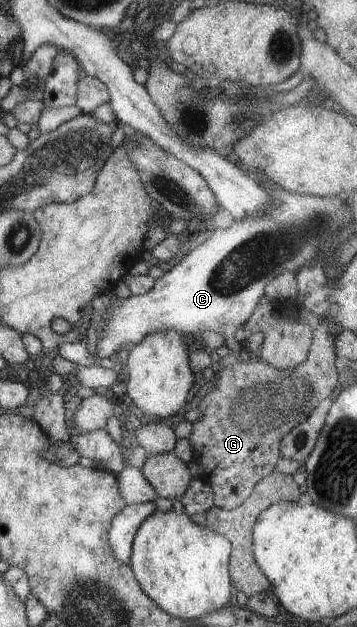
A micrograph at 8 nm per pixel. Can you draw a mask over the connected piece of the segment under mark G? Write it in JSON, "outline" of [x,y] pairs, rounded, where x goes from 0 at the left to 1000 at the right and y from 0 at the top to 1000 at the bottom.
{"outline":[[[896,510],[891,522],[874,526],[874,542],[854,576],[812,592],[768,589],[742,577],[675,577],[641,582],[608,595],[591,624],[555,643],[563,668],[538,675],[529,707],[541,715],[543,735],[569,751],[566,761],[591,775],[597,802],[613,812],[661,810],[706,785],[709,775],[745,758],[768,751],[765,743],[784,730],[787,699],[838,673],[854,671],[860,660],[902,636],[936,628],[947,611],[936,565],[936,539],[922,534],[922,520],[938,520],[913,510]]]}

